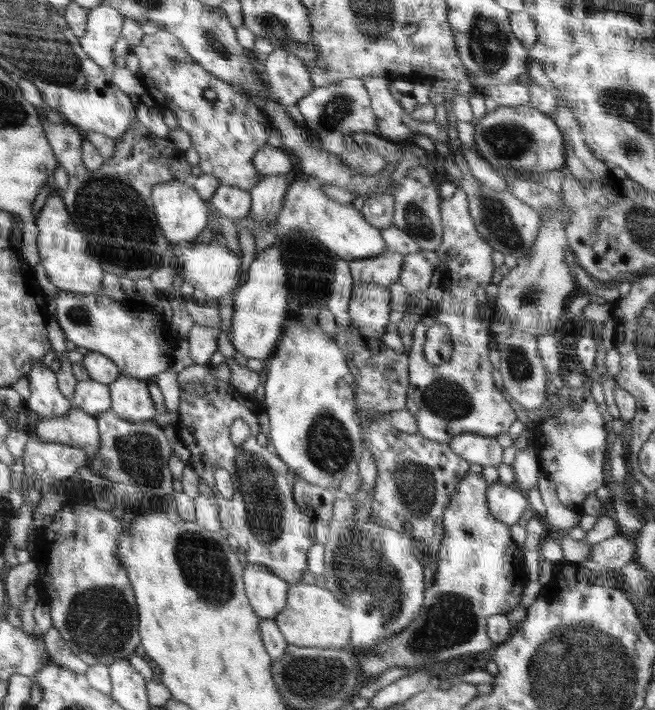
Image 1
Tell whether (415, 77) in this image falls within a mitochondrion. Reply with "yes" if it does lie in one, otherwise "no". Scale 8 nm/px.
no

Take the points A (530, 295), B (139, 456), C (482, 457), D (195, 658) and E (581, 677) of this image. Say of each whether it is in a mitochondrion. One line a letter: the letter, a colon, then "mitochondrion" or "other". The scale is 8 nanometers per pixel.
A: mitochondrion
B: mitochondrion
C: other
D: other
E: mitochondrion

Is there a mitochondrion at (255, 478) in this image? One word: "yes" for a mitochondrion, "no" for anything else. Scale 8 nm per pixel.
yes

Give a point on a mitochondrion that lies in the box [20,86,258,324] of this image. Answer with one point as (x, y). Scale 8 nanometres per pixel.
(117, 218)

